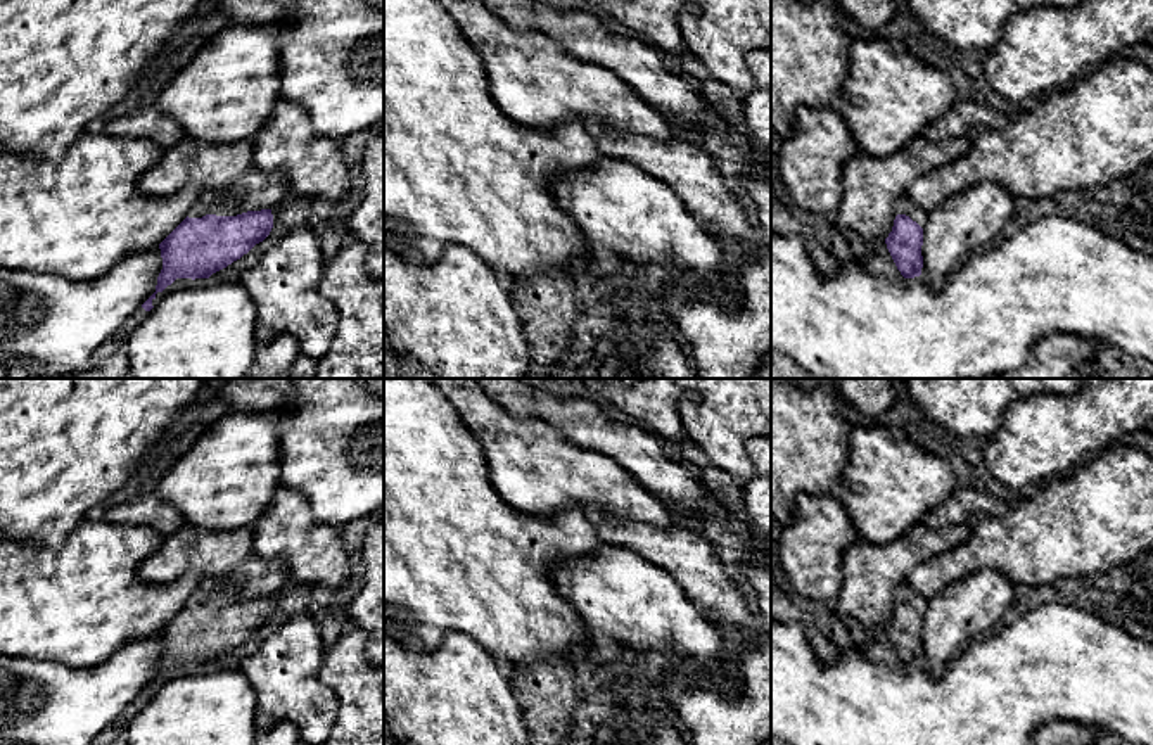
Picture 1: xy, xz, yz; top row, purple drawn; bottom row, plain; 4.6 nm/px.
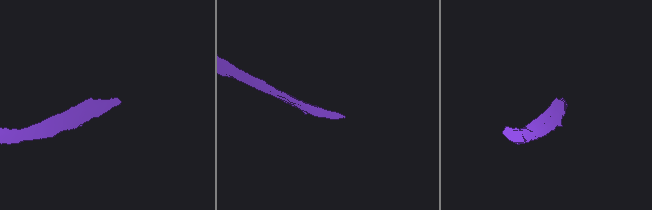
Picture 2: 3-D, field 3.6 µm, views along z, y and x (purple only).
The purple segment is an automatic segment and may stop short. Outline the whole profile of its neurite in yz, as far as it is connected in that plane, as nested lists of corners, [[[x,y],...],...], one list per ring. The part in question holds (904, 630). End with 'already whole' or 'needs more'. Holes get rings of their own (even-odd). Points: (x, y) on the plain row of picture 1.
[[[908,583],[894,589],[894,614],[885,626],[887,636],[904,665],[921,662],[923,655],[923,615],[928,600],[916,593]]]; needs more

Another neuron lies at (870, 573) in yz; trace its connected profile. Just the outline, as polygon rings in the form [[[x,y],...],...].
[[[923,520],[887,544],[859,539],[842,557],[842,588],[835,612],[852,617],[868,633],[885,627],[894,614],[894,589],[909,572],[970,536],[970,527],[951,524],[928,527]]]

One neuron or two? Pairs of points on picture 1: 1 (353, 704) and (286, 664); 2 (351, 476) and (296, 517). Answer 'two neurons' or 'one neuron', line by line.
1: one neuron
2: two neurons

